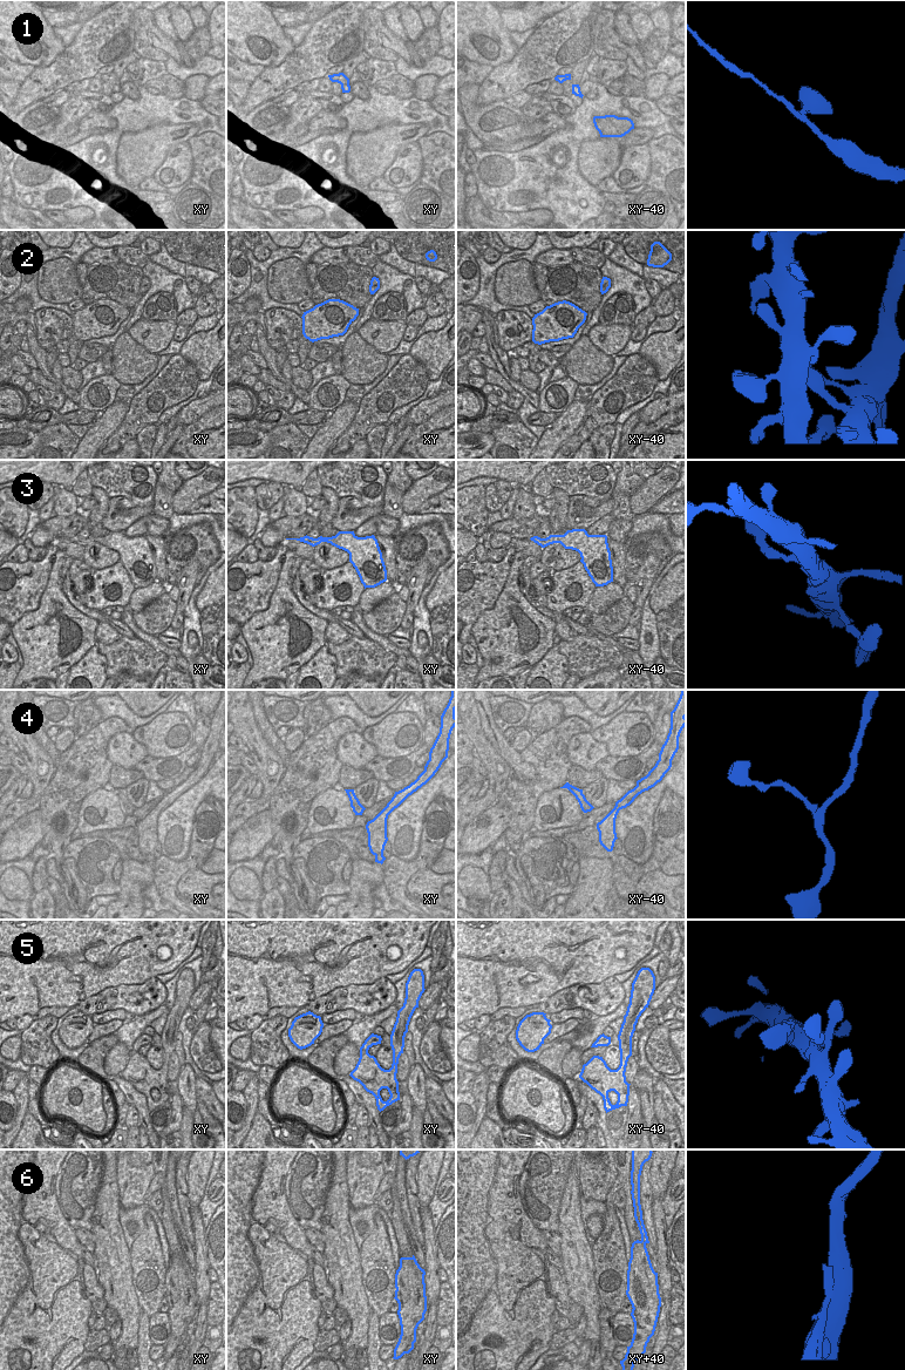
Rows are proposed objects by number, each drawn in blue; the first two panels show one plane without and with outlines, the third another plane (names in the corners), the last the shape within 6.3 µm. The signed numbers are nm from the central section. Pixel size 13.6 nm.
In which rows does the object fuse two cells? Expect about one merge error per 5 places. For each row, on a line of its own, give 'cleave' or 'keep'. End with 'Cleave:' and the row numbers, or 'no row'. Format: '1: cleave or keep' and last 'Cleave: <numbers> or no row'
1: keep
2: keep
3: keep
4: keep
5: keep
6: cleave
Cleave: 6

